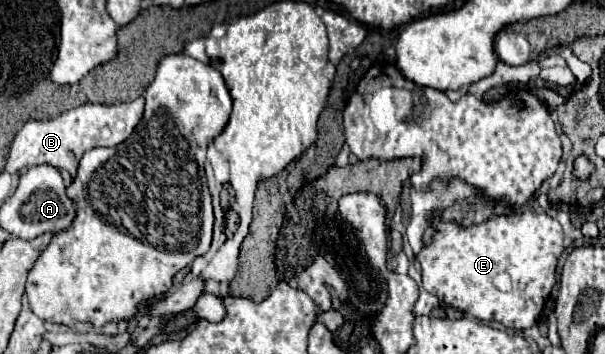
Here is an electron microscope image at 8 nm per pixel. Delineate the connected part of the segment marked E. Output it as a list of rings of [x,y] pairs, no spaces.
[[[519,210],[511,216],[491,216],[473,228],[461,228],[453,222],[435,222],[435,236],[417,260],[423,268],[423,288],[445,304],[483,322],[501,322],[505,328],[531,328],[555,286],[557,260],[563,254],[563,230],[557,220],[545,212]]]

